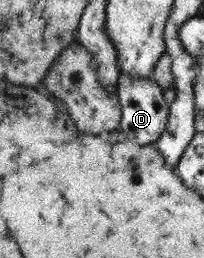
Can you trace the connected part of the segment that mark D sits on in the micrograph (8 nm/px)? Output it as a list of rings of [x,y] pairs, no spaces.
[[[118,71],[116,93],[121,107],[121,117],[117,129],[131,139],[131,143],[143,147],[147,143],[154,143],[165,129],[168,105],[163,99],[163,91],[156,83],[152,73],[147,77],[135,77],[129,73]]]

